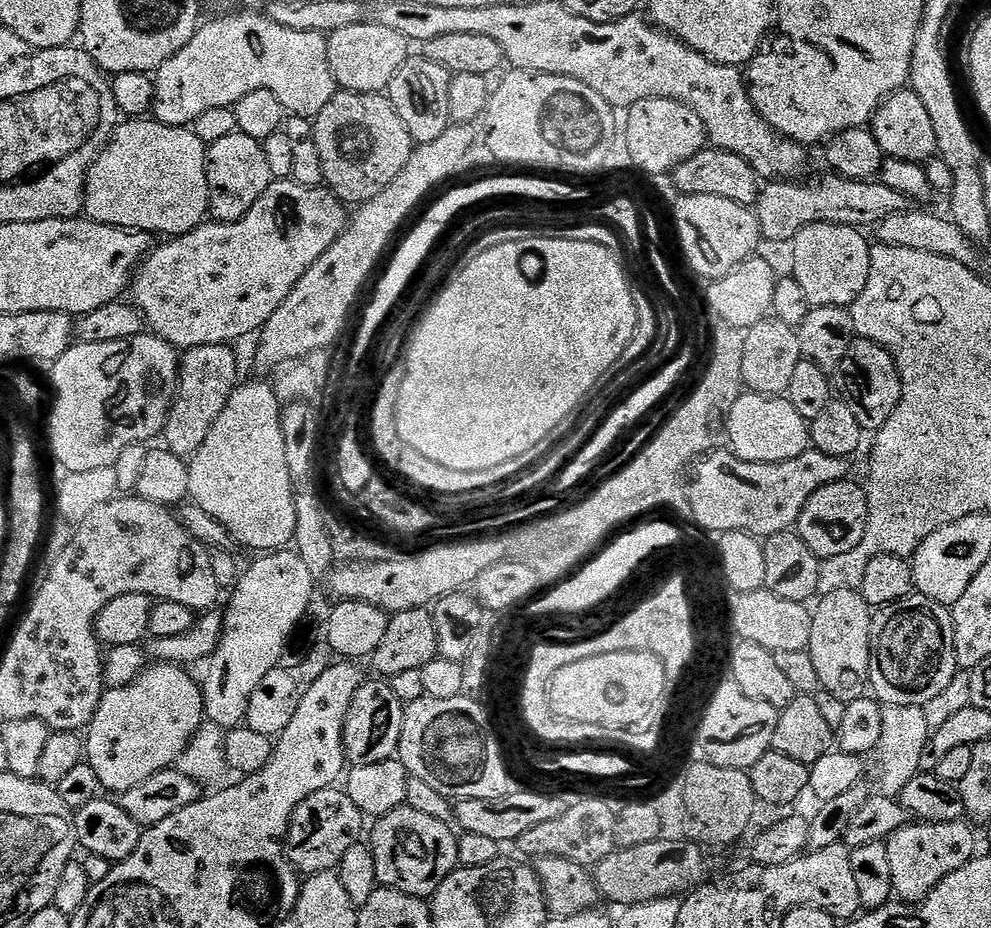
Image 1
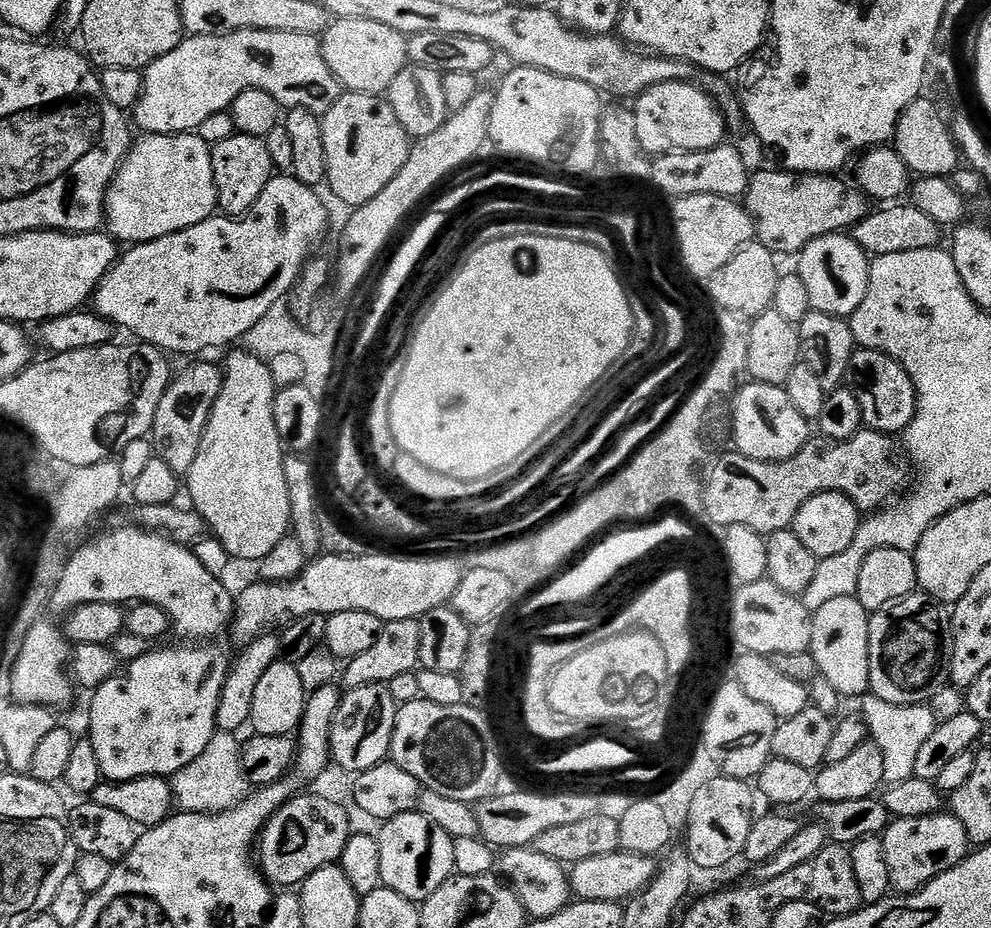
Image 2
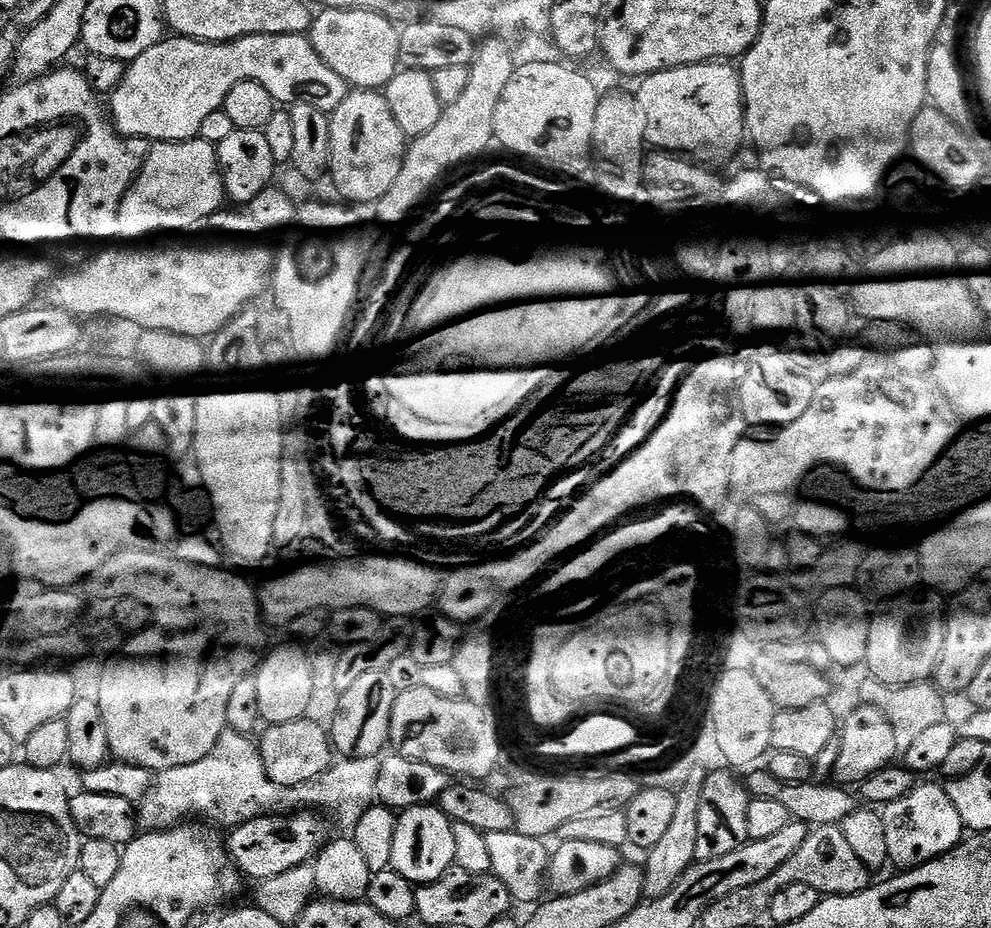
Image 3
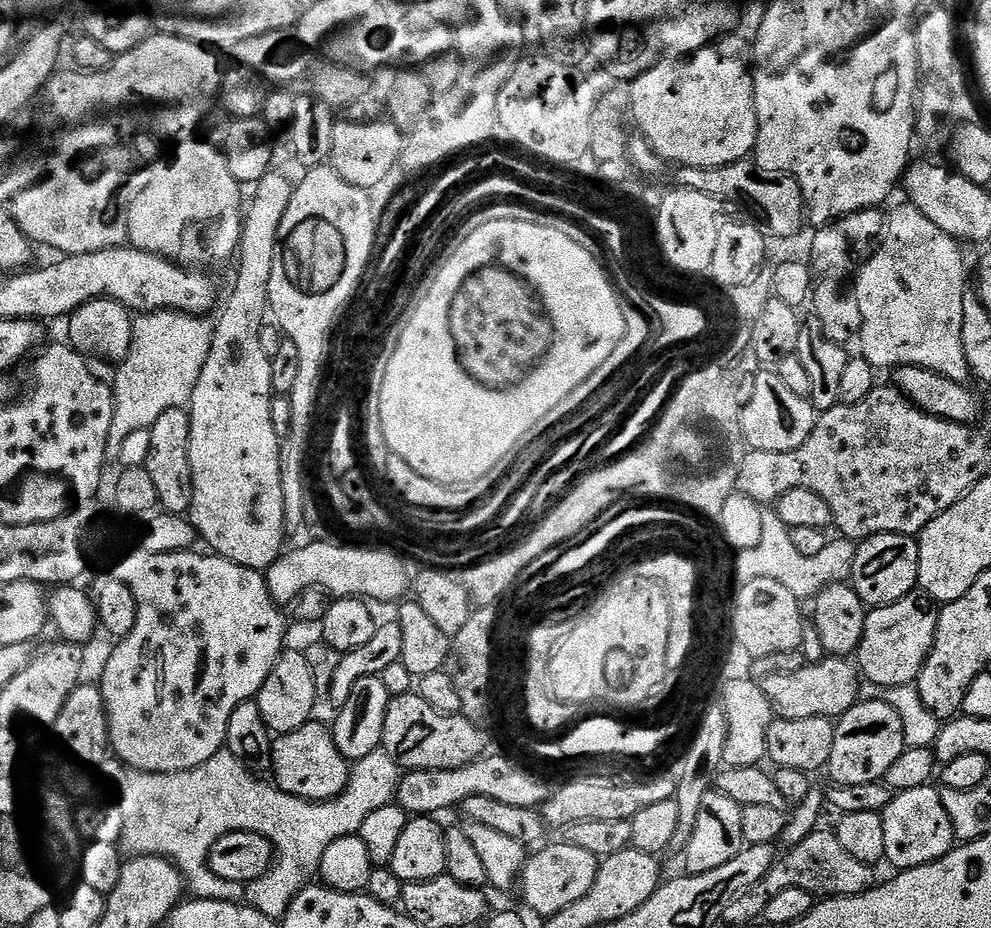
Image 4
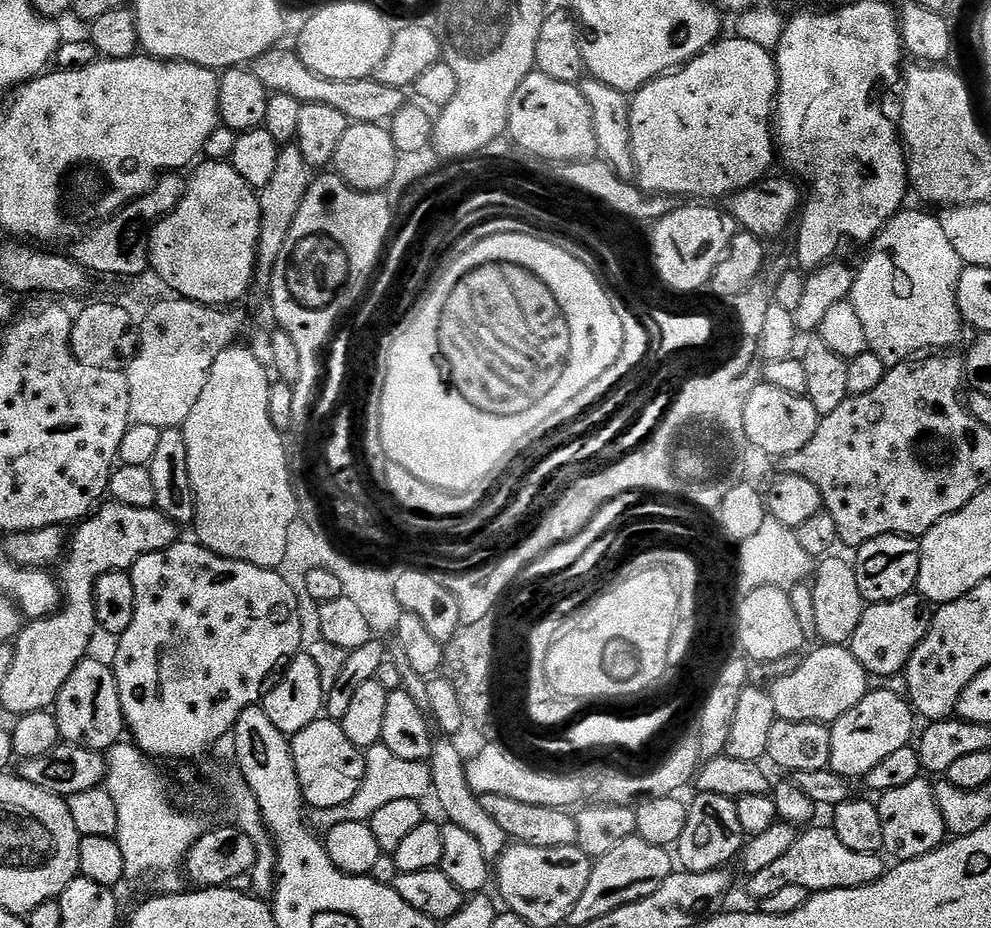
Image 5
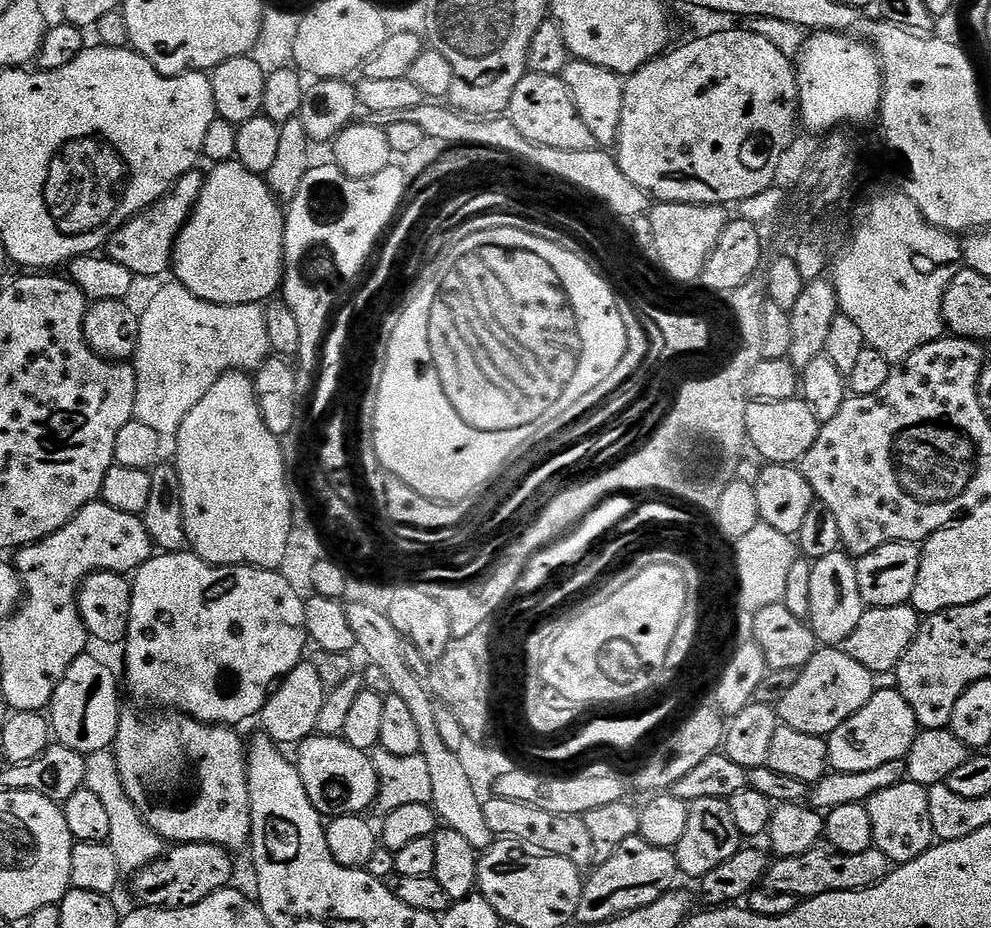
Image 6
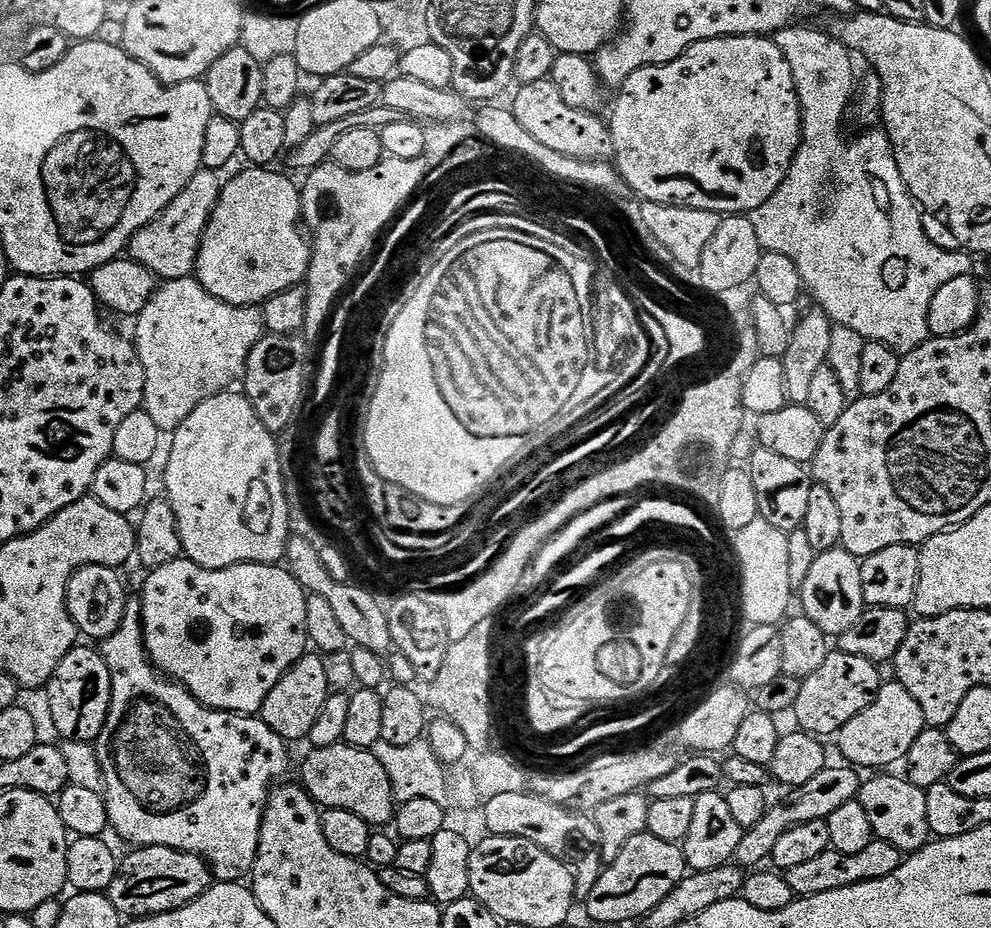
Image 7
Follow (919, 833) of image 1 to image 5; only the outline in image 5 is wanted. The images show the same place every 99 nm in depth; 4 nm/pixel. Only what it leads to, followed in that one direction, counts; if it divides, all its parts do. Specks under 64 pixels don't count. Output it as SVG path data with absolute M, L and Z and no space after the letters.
M921 778L914 782L906 782L906 786L898 786L898 790L890 790L879 797L883 851L889 857L892 855L893 861L922 858L945 843L946 829L942 810L938 810L936 789L931 783L928 785L926 780Z

